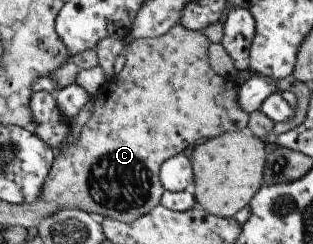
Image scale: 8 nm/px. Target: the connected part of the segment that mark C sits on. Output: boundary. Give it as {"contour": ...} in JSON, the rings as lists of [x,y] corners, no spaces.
{"contour":[[[178,23],[157,38],[138,38],[128,43],[124,67],[112,78],[114,87],[106,87],[106,95],[92,97],[94,112],[82,127],[78,141],[70,140],[54,152],[55,160],[39,199],[78,208],[100,219],[130,223],[161,203],[165,189],[159,171],[167,159],[182,154],[196,141],[246,130],[249,114],[237,102],[238,84],[212,69],[207,54],[210,44],[204,32],[186,29]]]}

